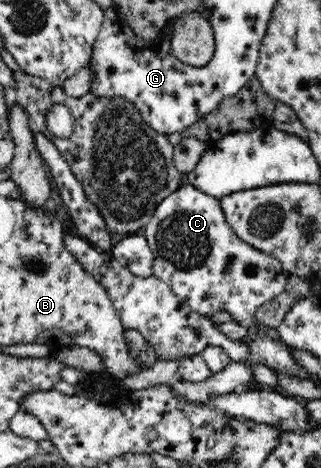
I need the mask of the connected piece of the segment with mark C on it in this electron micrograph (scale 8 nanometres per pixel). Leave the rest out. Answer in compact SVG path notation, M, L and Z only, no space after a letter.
M185 182L159 203L141 233L153 253L154 277L167 283L175 295L199 315L211 317L215 312L229 312L234 322L251 329L256 322L255 313L259 307L286 291L291 274L275 257L255 249L235 235L233 228L227 223L220 200L199 191L189 183Z

